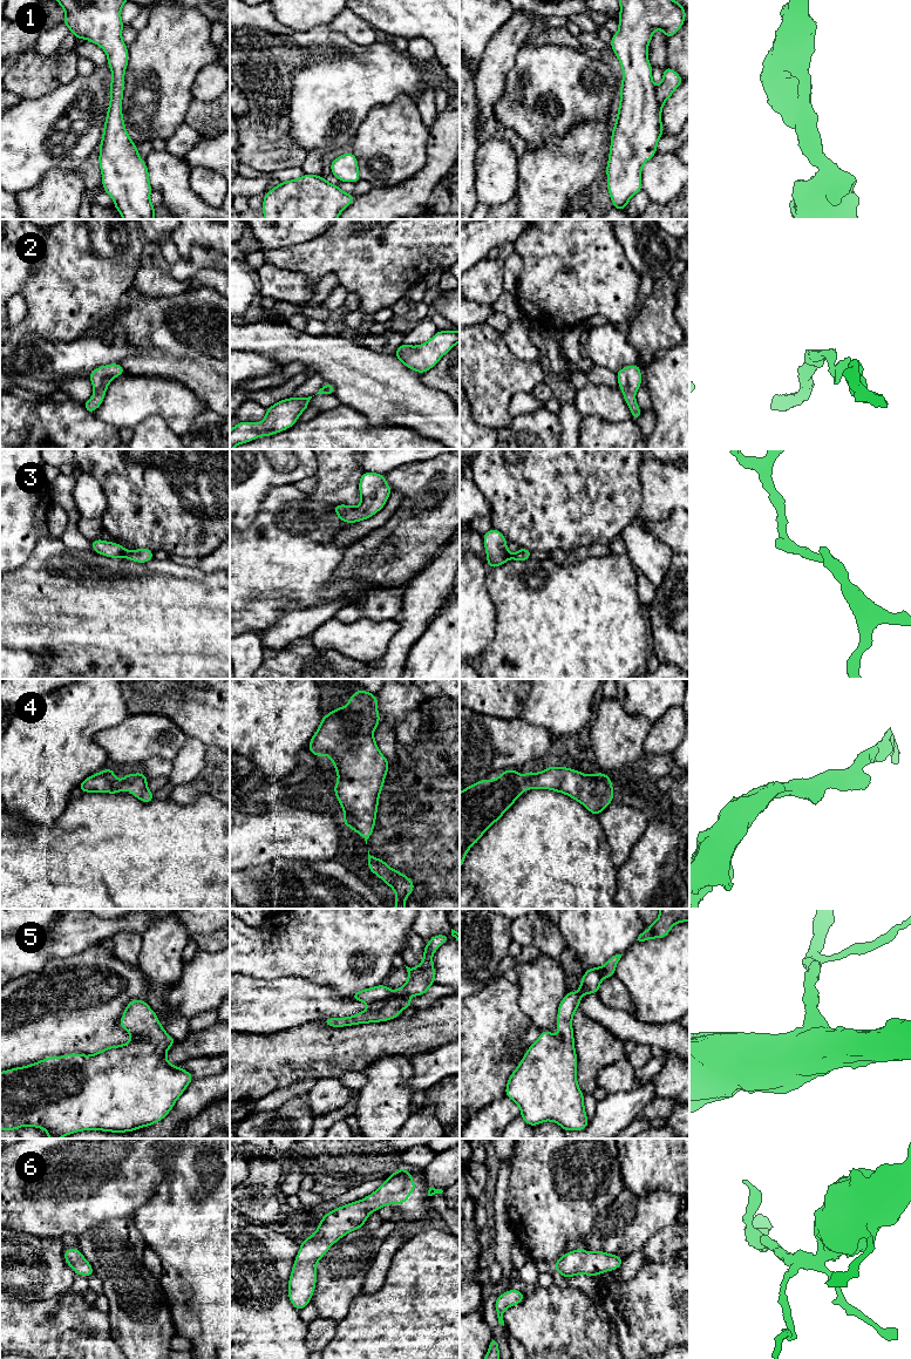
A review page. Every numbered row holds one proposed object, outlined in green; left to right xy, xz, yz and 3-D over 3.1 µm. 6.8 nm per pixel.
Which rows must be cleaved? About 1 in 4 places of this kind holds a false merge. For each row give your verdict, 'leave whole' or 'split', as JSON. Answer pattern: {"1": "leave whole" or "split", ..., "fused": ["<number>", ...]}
{"1": "leave whole", "2": "leave whole", "3": "leave whole", "4": "leave whole", "5": "leave whole", "6": "leave whole", "fused": []}

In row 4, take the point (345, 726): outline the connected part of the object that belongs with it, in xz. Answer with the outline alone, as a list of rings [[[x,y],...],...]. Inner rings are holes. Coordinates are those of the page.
[[[355,691],[345,707],[322,715],[308,749],[314,756],[328,755],[339,776],[334,784],[344,809],[344,824],[366,841],[373,834],[379,797],[390,767],[373,733],[380,723],[378,695]]]

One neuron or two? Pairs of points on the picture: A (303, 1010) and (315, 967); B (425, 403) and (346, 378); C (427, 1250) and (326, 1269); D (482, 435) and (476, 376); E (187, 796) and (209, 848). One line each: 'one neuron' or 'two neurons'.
A: two neurons
B: one neuron
C: two neurons
D: two neurons
E: two neurons

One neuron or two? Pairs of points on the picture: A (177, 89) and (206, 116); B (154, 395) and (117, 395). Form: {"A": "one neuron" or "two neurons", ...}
{"A": "two neurons", "B": "one neuron"}

